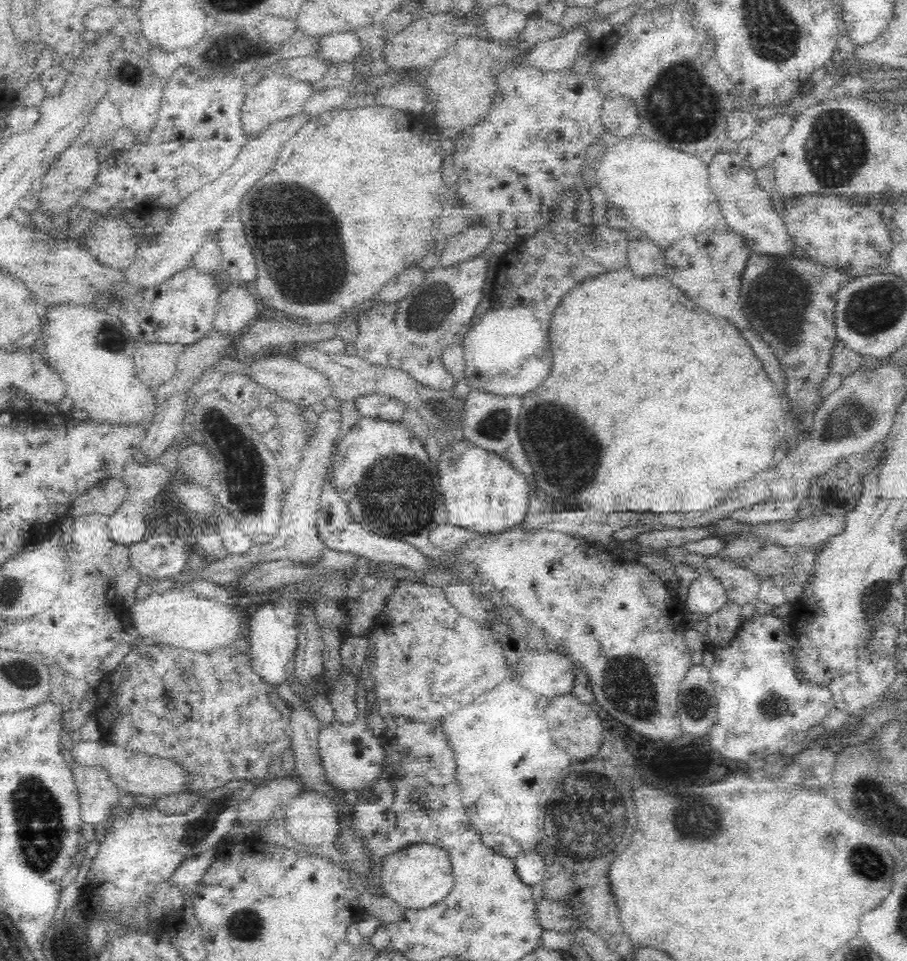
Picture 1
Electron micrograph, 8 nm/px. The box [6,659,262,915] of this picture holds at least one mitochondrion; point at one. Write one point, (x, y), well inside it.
(38, 815)

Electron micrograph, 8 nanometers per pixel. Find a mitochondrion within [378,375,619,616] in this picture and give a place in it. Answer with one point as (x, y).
(556, 441)

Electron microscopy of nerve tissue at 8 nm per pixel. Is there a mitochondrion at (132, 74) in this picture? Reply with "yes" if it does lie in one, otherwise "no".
yes

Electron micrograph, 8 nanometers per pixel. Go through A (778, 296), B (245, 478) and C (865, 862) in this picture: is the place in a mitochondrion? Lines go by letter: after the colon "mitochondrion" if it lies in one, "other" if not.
A: mitochondrion
B: mitochondrion
C: mitochondrion

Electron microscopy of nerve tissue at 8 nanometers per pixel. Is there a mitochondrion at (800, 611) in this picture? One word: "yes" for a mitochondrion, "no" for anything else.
no

